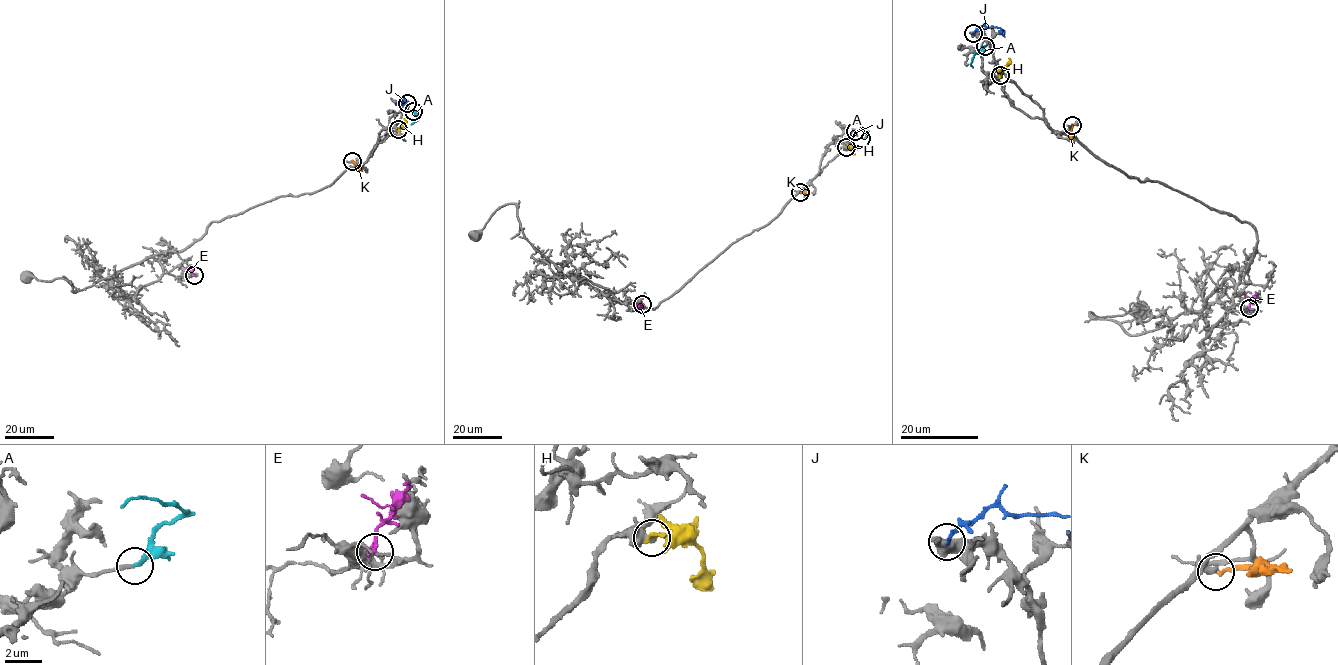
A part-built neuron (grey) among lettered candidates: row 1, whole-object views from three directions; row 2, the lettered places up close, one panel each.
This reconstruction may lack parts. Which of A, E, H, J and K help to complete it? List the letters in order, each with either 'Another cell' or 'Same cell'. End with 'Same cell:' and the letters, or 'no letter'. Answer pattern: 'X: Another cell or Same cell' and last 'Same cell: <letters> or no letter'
A: Same cell
E: Another cell
H: Another cell
J: Another cell
K: Another cell
Same cell: A

